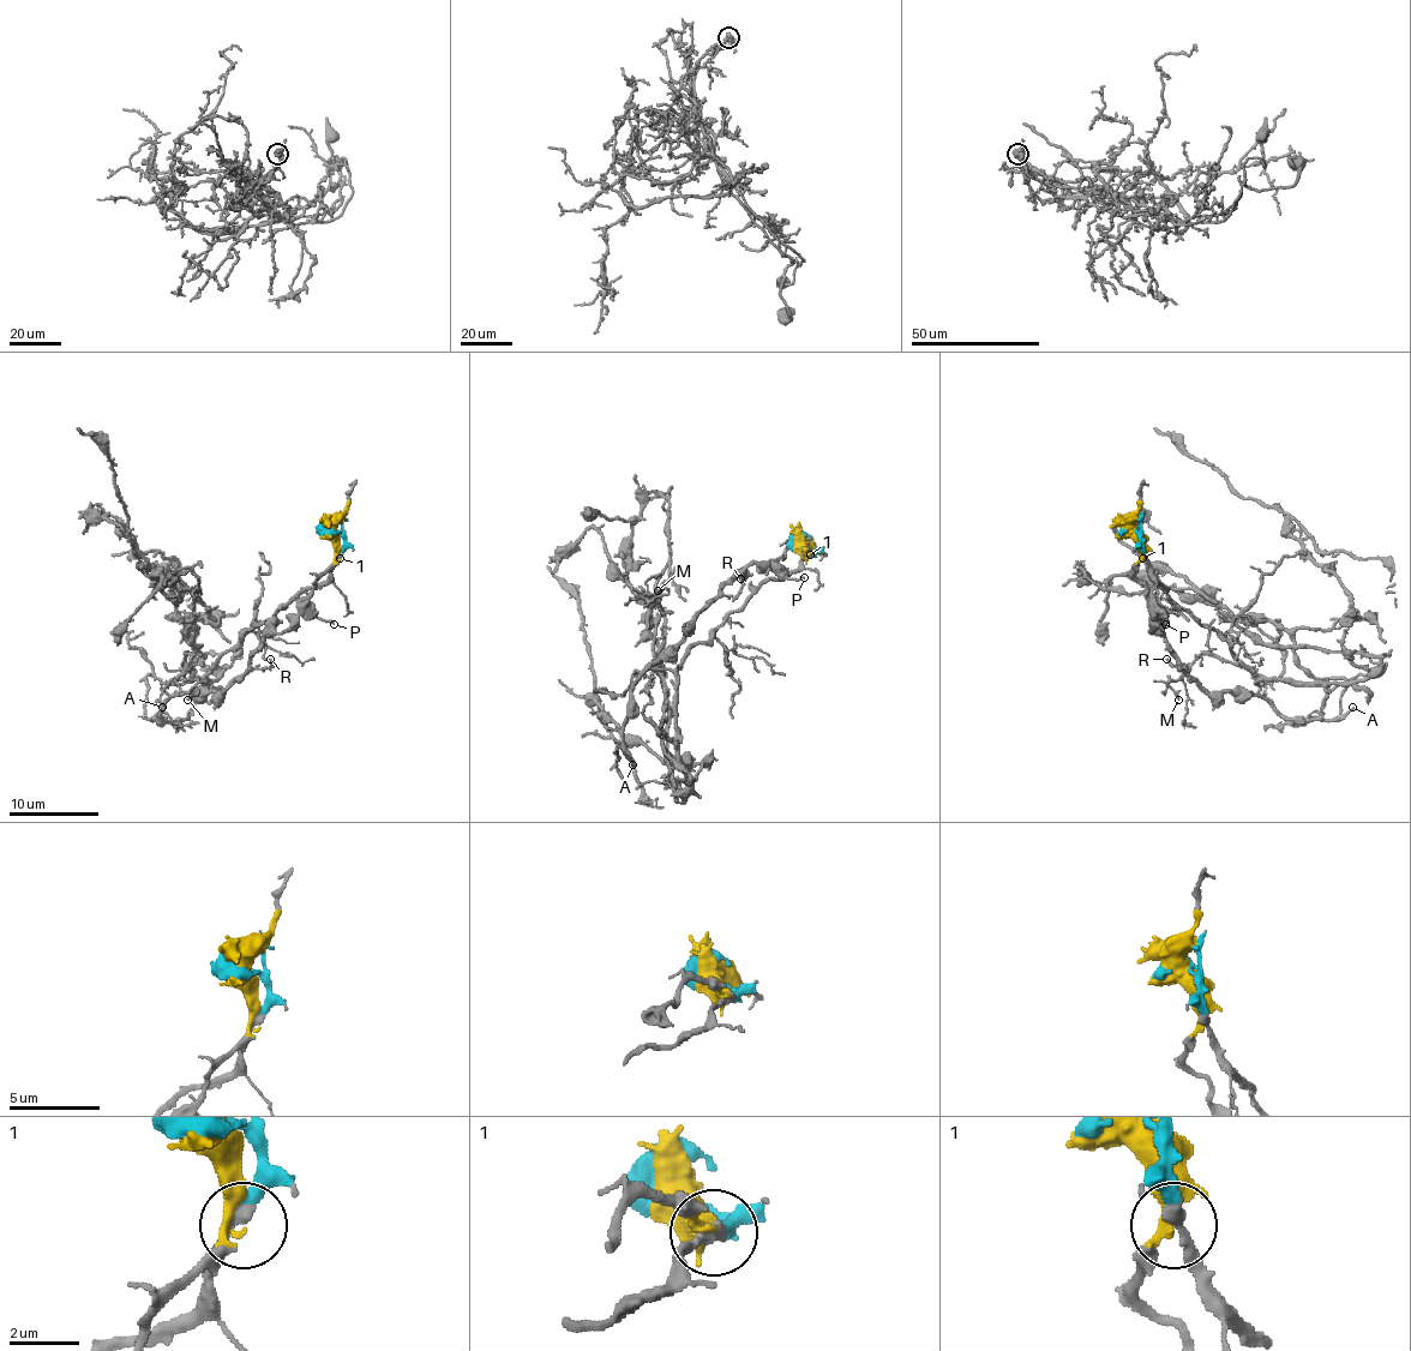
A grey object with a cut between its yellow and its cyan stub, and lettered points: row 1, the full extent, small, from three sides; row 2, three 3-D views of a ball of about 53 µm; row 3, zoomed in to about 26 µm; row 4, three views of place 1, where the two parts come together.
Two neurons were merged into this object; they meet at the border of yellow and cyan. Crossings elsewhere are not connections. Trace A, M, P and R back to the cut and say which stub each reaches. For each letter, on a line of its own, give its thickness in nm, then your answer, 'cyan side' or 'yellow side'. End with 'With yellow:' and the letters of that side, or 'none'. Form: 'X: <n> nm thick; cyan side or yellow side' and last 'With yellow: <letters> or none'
A: 150 nm thick; yellow side
M: 90 nm thick; cyan side
P: 130 nm thick; yellow side
R: 130 nm thick; yellow side
With yellow: A, P, R

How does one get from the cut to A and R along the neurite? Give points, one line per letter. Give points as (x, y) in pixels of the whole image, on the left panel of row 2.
A: (328, 530), (335, 560), (306, 610), (272, 632), (222, 692), (173, 695), (152, 720), (162, 707)
R: (328, 530), (335, 560), (312, 587), (306, 610), (265, 638), (252, 656), (254, 668), (268, 668), (270, 659)

